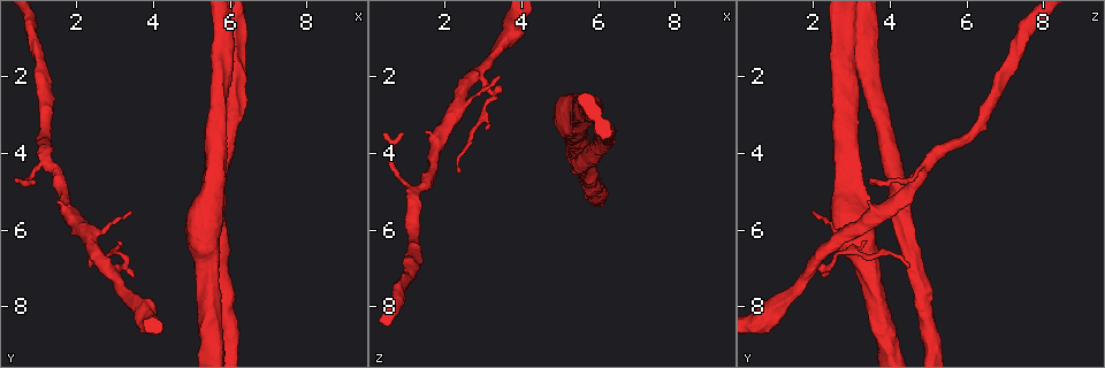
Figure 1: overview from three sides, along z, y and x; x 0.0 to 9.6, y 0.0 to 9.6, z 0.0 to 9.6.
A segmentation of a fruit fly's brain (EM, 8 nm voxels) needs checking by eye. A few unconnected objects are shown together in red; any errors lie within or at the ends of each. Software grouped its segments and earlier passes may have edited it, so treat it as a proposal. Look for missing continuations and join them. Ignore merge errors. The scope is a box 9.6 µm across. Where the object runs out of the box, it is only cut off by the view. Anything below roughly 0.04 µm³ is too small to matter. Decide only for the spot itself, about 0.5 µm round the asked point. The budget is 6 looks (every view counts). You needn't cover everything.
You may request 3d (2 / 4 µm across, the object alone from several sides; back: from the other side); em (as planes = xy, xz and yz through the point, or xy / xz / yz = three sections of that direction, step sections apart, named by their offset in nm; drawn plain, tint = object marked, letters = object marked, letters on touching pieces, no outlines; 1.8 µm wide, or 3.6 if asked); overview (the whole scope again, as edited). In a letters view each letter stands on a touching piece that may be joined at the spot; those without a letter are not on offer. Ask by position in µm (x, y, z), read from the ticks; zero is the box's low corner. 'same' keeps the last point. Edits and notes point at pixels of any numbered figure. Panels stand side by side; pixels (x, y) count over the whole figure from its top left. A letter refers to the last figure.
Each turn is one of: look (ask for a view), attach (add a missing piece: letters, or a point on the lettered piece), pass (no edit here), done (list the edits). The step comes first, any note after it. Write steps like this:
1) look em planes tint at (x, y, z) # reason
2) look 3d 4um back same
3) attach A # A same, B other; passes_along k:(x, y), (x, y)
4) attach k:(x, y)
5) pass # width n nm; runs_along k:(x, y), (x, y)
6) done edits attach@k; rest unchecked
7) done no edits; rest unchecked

look em 3.6um planes letters at (0.95, 4.75, 3.50) # thin end

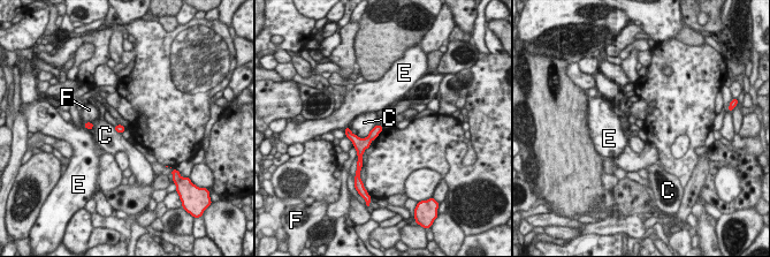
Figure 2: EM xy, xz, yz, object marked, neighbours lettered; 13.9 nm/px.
pass # C other, E other, F other; none of them fits

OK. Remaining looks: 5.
look em planes letters at (3.50, 7.25, 2.20) # free end

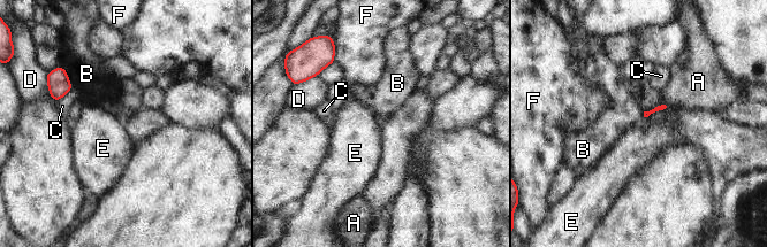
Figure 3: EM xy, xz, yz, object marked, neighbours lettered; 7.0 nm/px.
pass # A other, B other, C other, D other, E other, F other; none of them fits

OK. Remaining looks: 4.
look em xz step 8 letters at (6.30, 1.10, 3.65) # stops while still wide

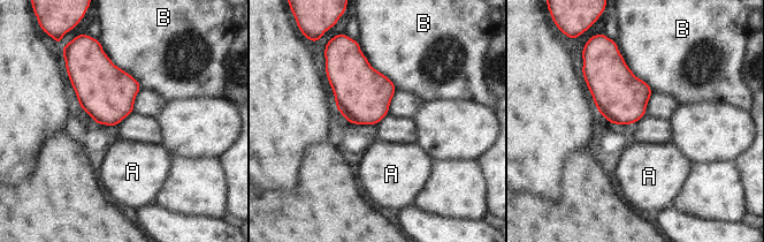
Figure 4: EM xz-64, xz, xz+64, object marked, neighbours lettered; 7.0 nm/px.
pass # A other, B other; no lettered piece goes on from it

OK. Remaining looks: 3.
done no edits; rest unchecked

